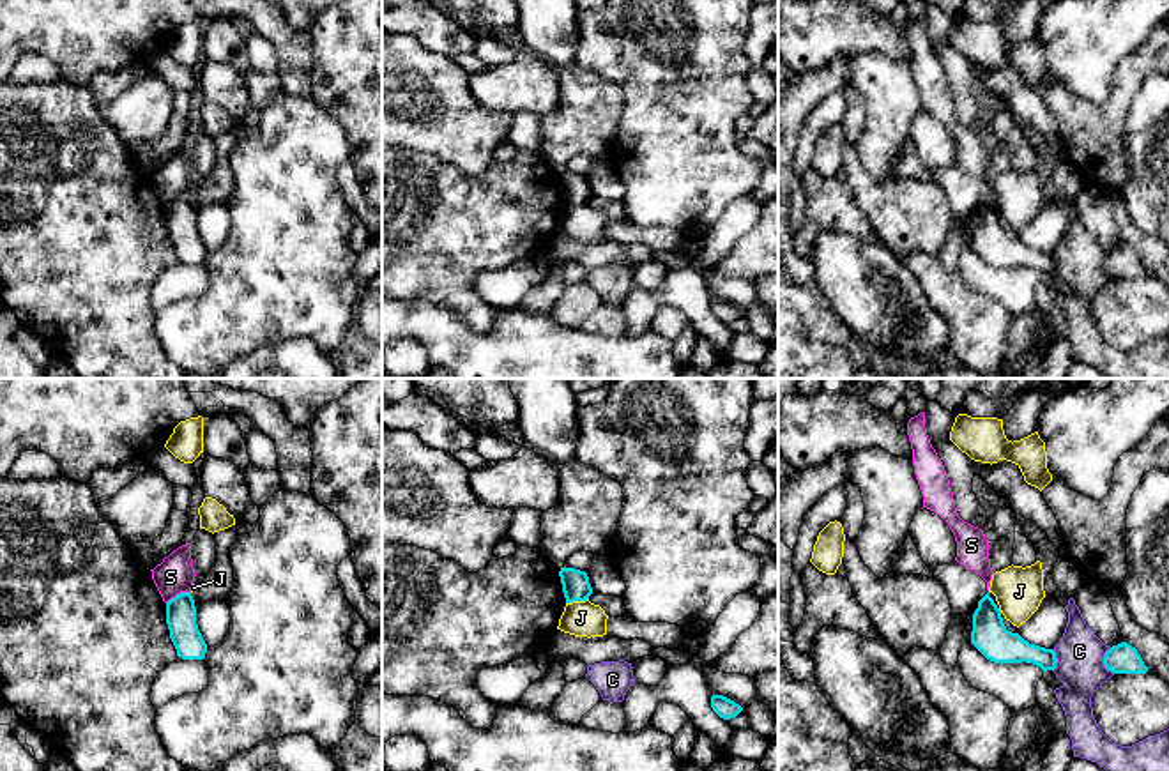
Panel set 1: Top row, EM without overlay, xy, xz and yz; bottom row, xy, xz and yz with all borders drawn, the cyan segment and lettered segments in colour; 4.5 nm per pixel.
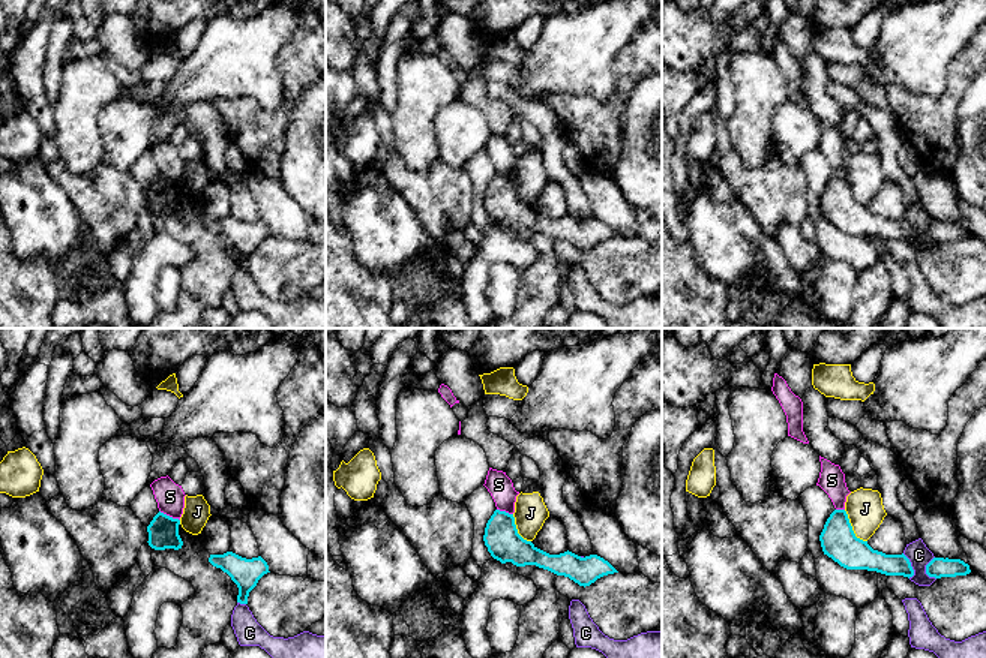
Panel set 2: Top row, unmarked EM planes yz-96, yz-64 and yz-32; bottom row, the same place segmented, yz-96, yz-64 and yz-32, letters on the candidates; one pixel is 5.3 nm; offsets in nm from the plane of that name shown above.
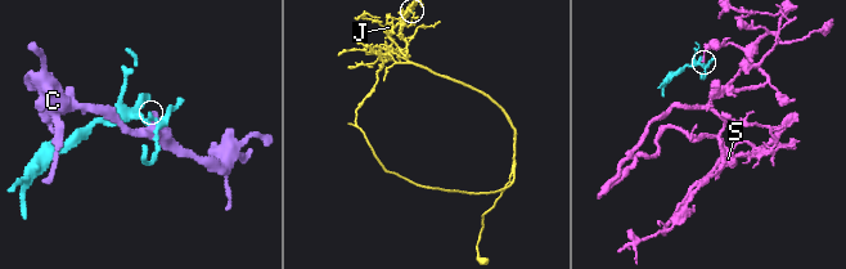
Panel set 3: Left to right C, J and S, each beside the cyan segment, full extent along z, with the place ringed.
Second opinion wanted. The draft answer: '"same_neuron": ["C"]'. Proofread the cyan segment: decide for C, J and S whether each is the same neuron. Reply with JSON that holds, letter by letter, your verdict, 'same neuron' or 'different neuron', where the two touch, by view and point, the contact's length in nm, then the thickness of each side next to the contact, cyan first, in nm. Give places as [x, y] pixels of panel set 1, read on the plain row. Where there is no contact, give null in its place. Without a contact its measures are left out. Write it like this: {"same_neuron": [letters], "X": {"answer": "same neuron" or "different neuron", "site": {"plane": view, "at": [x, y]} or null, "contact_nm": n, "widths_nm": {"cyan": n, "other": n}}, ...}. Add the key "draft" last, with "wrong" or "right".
{"same_neuron": [], "C": {"answer": "different neuron", "site": {"plane": "yz", "at": [1104, 266]}, "contact_nm": 120, "widths_nm": {"cyan": 140, "other": 220}}, "J": {"answer": "different neuron", "site": {"plane": "xz", "at": [577, 204]}, "contact_nm": 110, "widths_nm": {"cyan": 130, "other": 160}}, "S": {"answer": "different neuron", "site": {"plane": "xy", "at": [177, 198]}, "contact_nm": 130, "widths_nm": {"cyan": 140, "other": 170}}, "draft": "wrong"}

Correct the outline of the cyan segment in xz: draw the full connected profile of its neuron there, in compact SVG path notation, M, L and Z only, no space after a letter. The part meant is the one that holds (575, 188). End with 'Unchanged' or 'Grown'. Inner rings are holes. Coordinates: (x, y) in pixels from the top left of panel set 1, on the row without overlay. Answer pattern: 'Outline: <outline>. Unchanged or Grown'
Outline: M564 170L561 172L559 180L566 207L585 205L592 198L592 191L585 175Z. Unchanged

